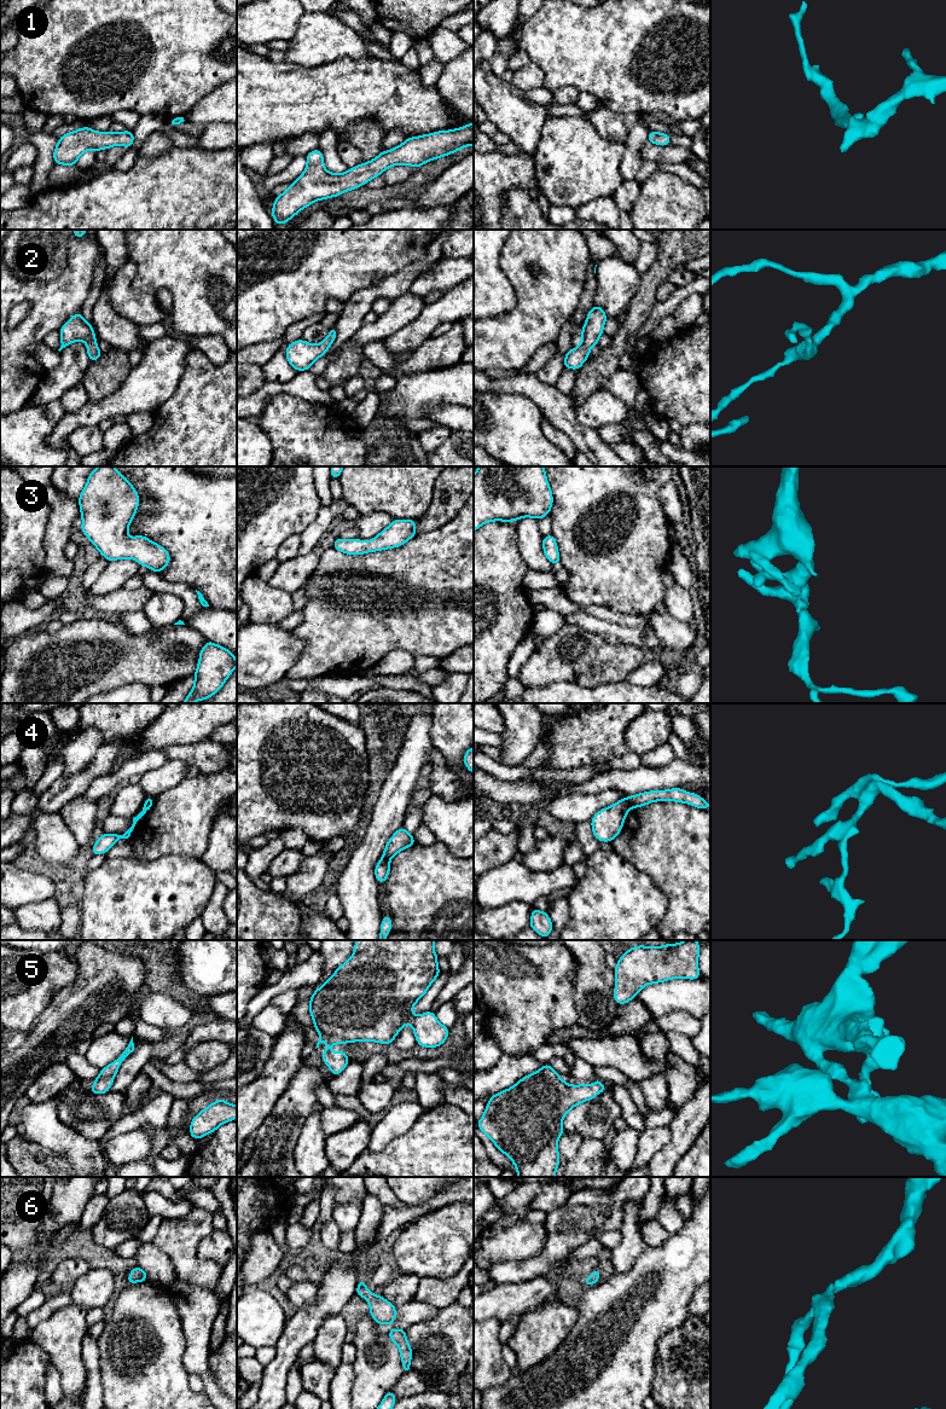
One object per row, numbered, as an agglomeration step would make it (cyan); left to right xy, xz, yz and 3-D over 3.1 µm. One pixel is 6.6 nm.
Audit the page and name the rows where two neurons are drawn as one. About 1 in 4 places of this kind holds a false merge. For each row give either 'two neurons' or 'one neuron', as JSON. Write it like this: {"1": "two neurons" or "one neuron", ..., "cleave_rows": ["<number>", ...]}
{"1": "one neuron", "2": "one neuron", "3": "one neuron", "4": "two neurons", "5": "one neuron", "6": "one neuron", "cleave_rows": ["4"]}

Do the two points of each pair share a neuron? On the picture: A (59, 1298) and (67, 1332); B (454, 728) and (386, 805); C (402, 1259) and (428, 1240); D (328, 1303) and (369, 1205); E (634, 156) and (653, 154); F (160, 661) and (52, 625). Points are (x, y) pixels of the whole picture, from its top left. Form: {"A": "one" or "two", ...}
{"A": "two", "B": "two", "C": "one", "D": "two", "E": "two", "F": "two"}

